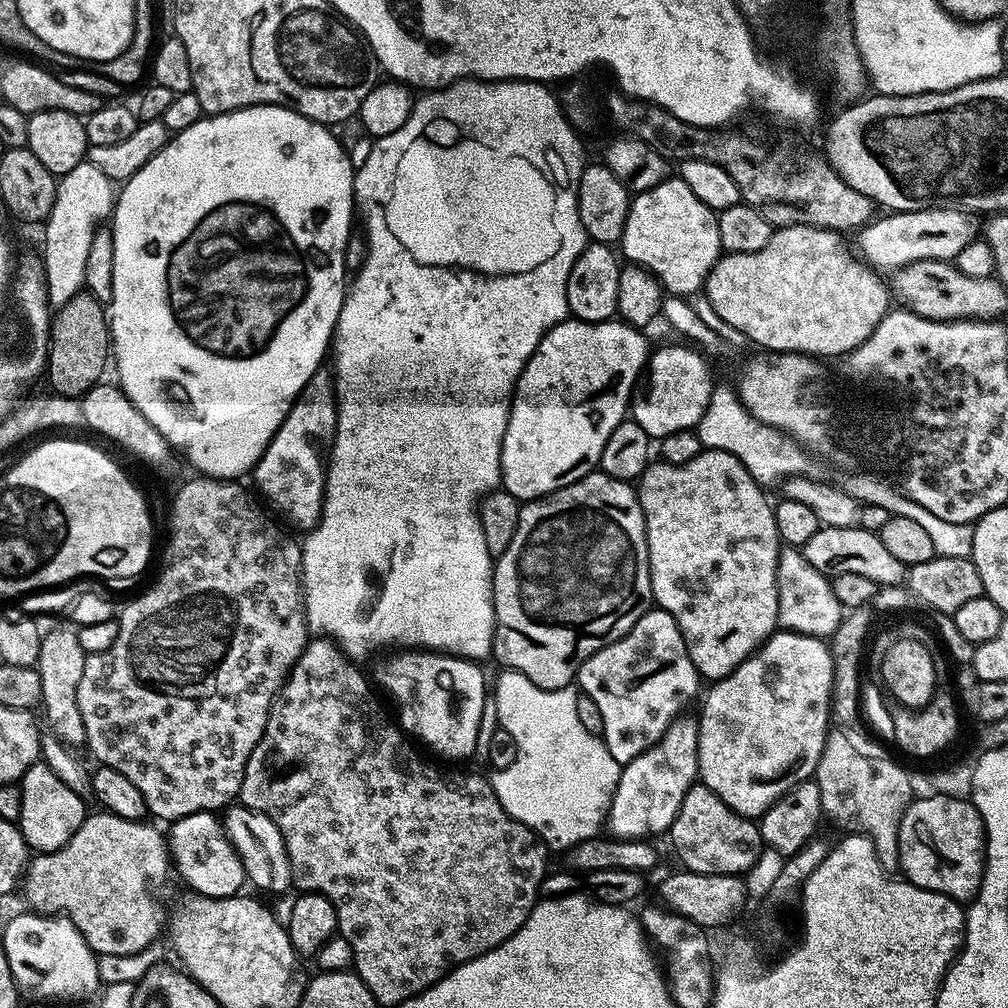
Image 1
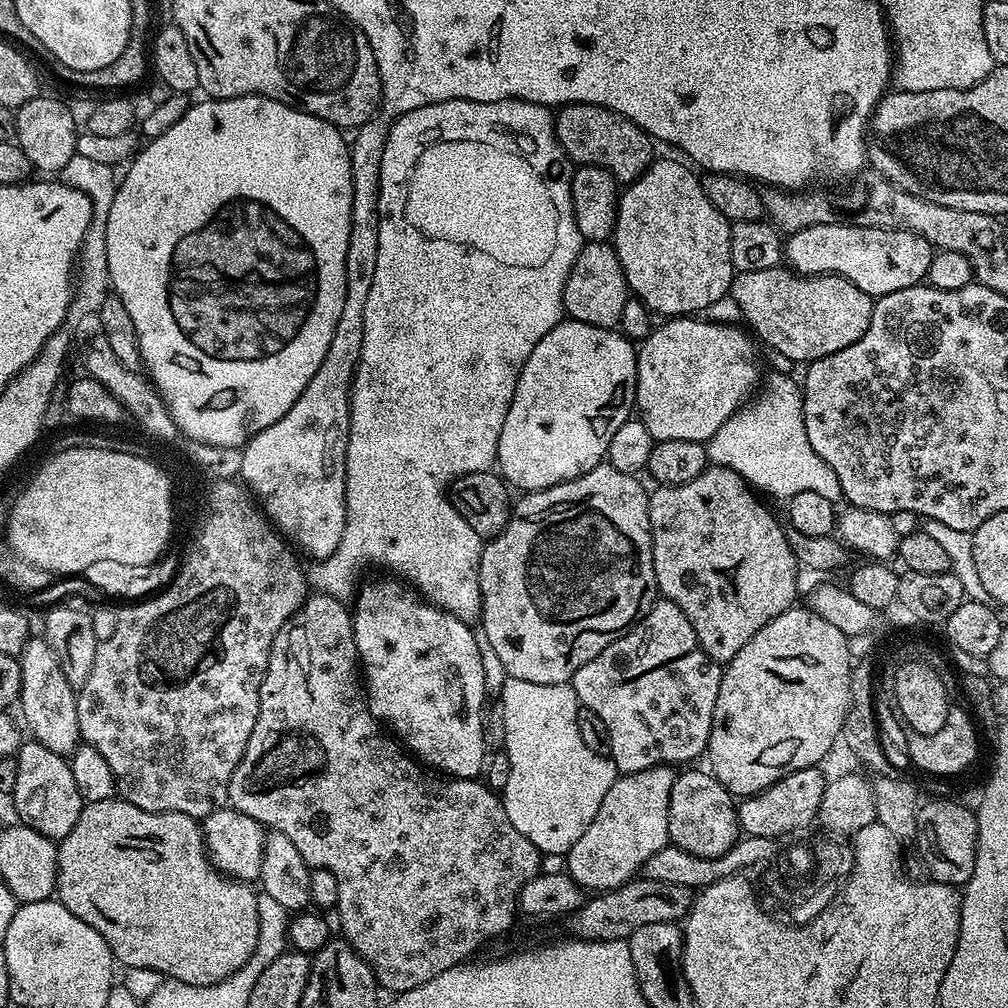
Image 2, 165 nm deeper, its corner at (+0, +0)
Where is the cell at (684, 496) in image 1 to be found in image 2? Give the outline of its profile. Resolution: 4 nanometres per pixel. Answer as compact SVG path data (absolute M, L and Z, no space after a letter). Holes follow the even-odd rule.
M709 466L698 478L690 482L682 482L682 486L660 486L655 489L648 497L648 513L650 514L650 526L652 527L652 557L654 558L654 574L656 575L656 587L659 595L665 600L674 602L686 618L690 618L690 626L694 626L696 640L700 643L700 649L717 664L723 666L762 630L778 614L782 614L786 609L793 607L796 600L796 572L798 565L794 558L794 550L790 550L790 542L785 525L776 521L776 516L763 504L763 499L756 500L757 493L742 479L734 470L729 468L717 468Z

